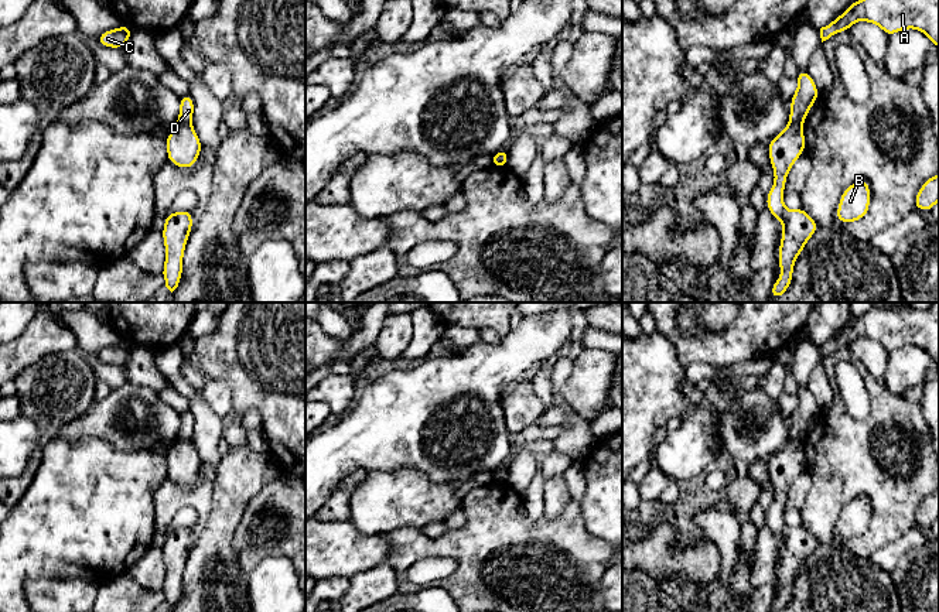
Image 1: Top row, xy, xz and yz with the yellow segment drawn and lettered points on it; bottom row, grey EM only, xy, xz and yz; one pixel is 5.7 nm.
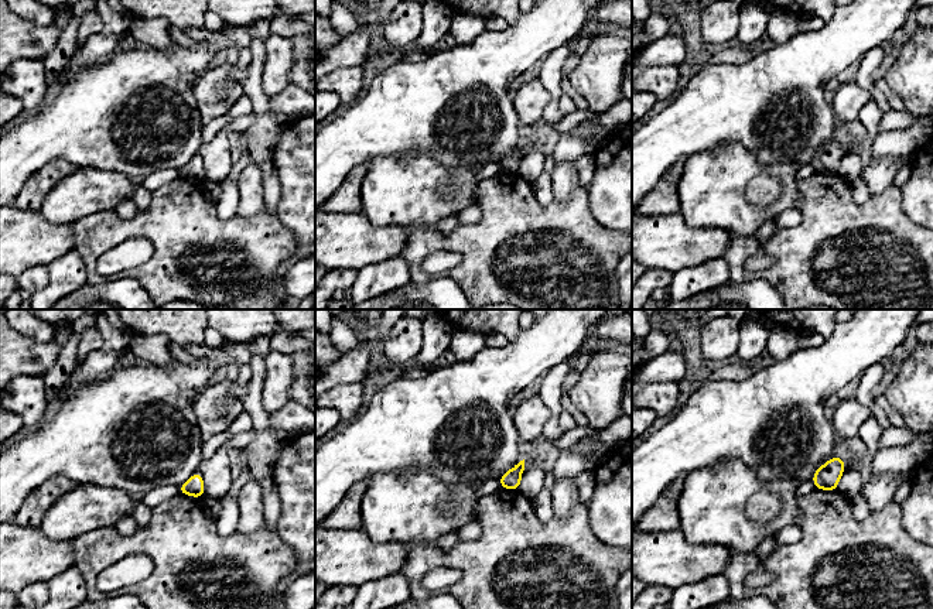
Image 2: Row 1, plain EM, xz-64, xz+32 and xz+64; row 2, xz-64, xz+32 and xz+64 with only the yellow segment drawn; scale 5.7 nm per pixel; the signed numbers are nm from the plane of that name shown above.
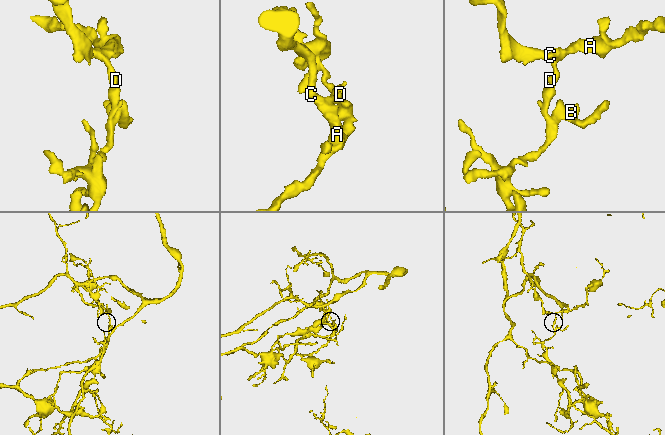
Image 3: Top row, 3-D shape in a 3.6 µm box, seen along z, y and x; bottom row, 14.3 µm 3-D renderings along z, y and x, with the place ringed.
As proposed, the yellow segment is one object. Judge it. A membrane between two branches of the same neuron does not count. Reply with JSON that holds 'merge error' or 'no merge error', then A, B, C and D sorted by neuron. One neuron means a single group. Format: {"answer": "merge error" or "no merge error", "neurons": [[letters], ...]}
{"answer": "merge error", "neurons": [["A", "C", "D"], ["B"]]}

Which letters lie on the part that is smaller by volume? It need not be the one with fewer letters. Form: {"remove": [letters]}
{"remove": ["B"]}

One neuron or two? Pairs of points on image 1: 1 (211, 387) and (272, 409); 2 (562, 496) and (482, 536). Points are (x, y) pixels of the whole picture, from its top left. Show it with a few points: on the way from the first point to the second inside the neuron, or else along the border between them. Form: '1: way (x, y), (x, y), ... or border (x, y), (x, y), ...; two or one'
1: border (208, 378), (228, 385), (234, 410); two
2: border (570, 499), (557, 516), (545, 516); two

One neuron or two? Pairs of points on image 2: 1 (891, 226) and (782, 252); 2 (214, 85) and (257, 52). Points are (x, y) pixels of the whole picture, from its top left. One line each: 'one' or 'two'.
1: one
2: two

